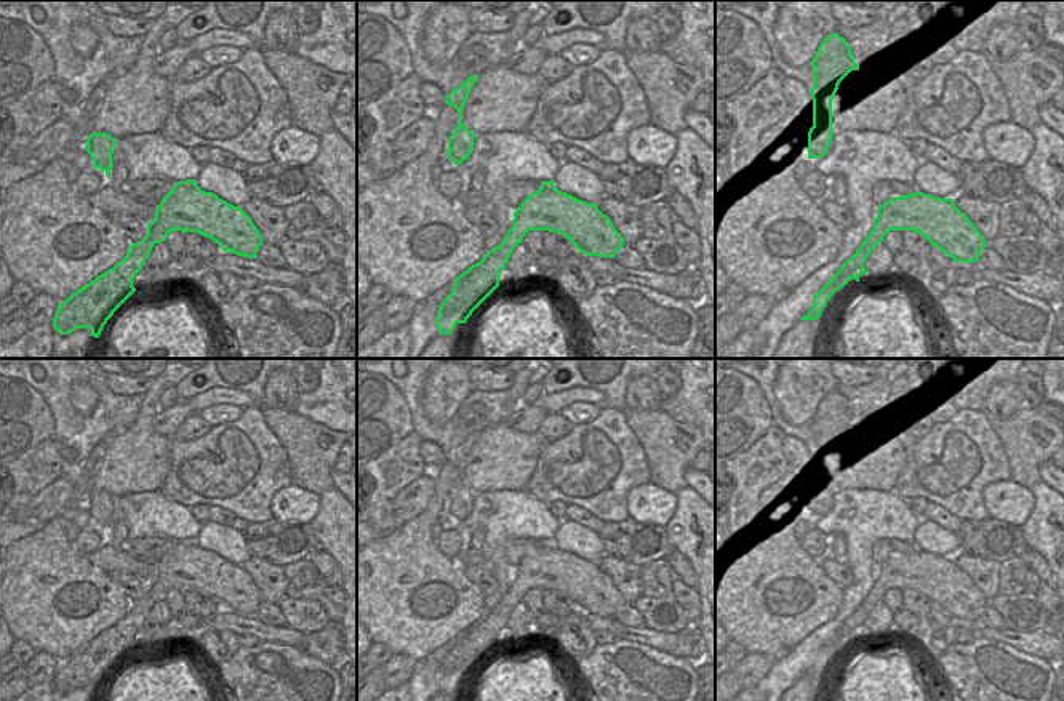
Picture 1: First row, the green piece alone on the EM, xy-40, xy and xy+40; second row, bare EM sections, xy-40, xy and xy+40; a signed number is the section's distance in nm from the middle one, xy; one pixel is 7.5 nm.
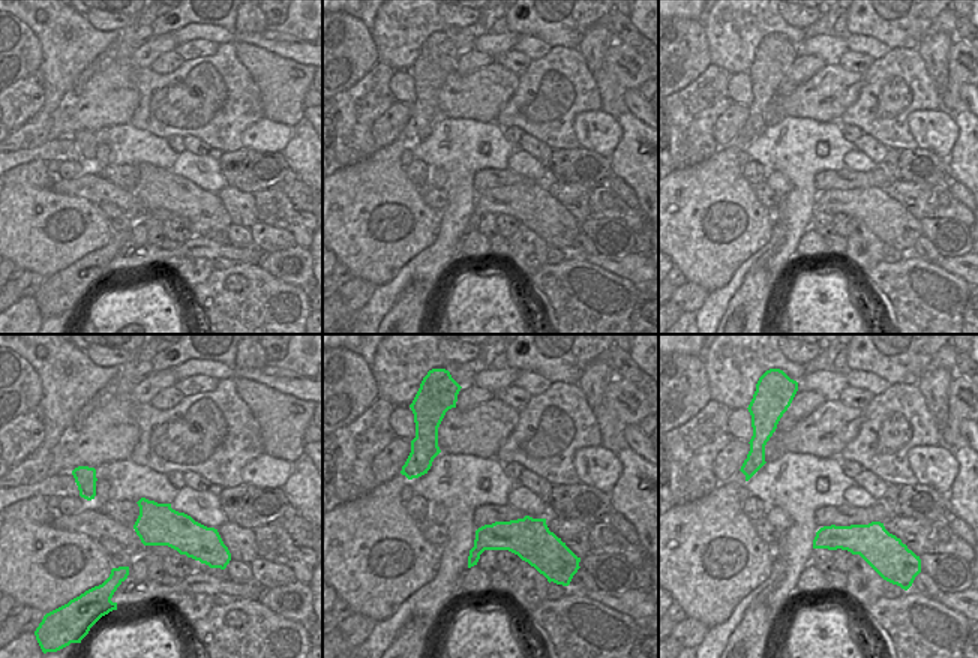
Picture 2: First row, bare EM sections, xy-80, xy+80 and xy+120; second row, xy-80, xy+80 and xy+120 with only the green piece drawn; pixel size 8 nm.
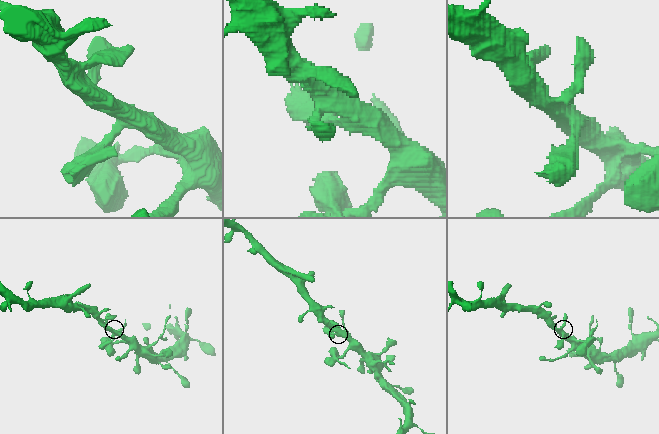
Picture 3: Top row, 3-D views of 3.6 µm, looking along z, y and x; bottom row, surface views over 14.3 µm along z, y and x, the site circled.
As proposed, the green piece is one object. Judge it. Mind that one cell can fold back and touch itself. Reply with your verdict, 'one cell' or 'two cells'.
one cell

